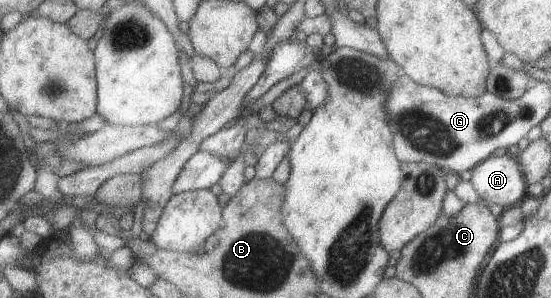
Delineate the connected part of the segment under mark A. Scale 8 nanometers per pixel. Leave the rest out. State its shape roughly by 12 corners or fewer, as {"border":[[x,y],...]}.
{"border":[[508,152],[472,169],[487,206],[508,209],[528,196],[521,164]]}

